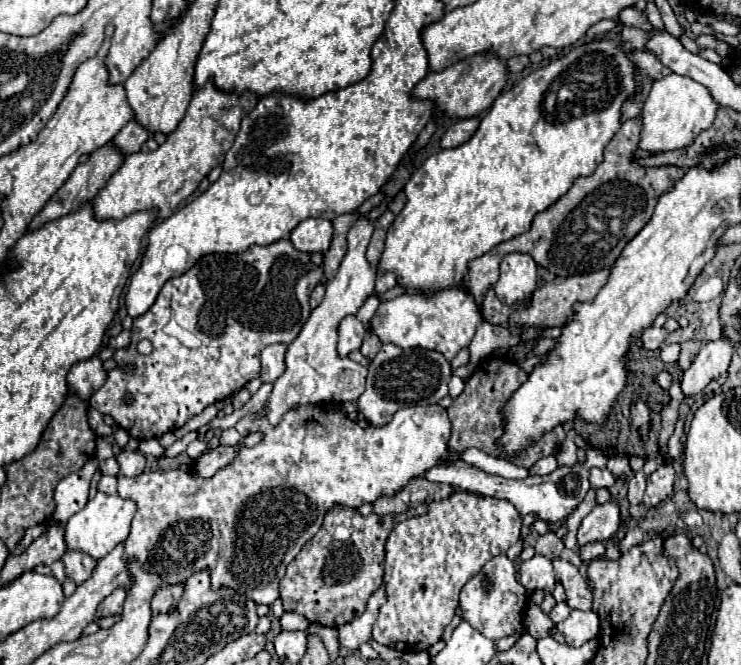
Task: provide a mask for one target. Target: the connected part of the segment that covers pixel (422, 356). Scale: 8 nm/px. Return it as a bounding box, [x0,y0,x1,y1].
[341,345,453,427]

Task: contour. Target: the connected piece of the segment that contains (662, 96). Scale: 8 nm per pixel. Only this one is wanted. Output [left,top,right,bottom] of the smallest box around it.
[639,75,719,153]

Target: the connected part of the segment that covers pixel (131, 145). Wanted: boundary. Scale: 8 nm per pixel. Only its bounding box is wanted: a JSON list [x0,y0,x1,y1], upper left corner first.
[111,121,149,155]

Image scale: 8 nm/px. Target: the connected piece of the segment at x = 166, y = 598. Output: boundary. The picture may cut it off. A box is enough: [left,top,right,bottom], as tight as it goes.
[153,585,183,613]

